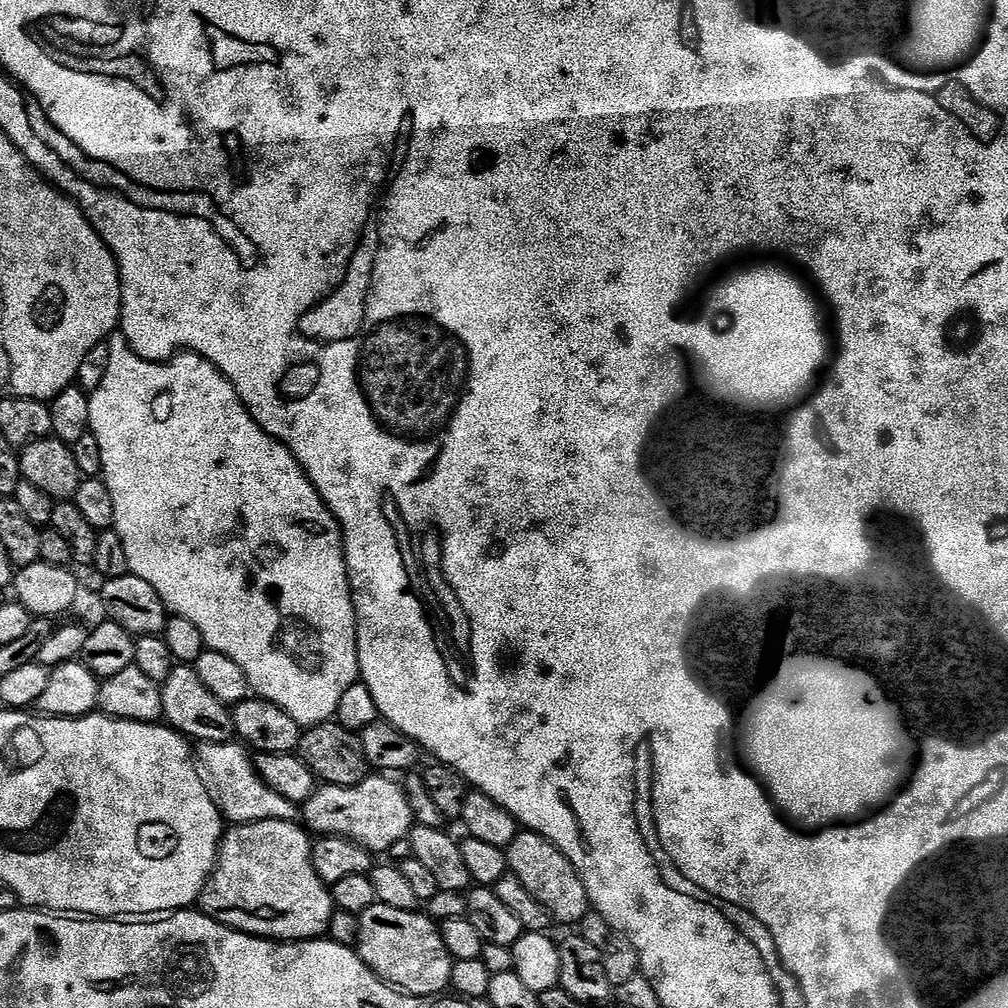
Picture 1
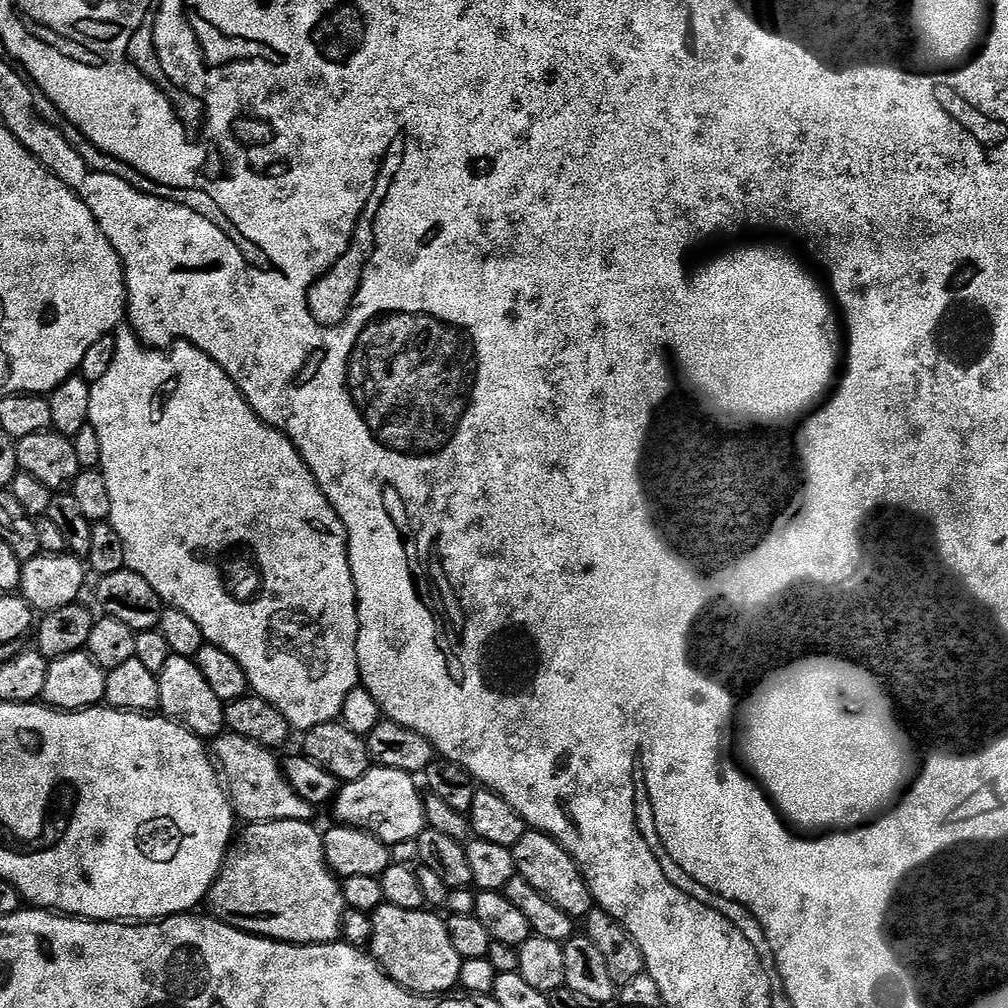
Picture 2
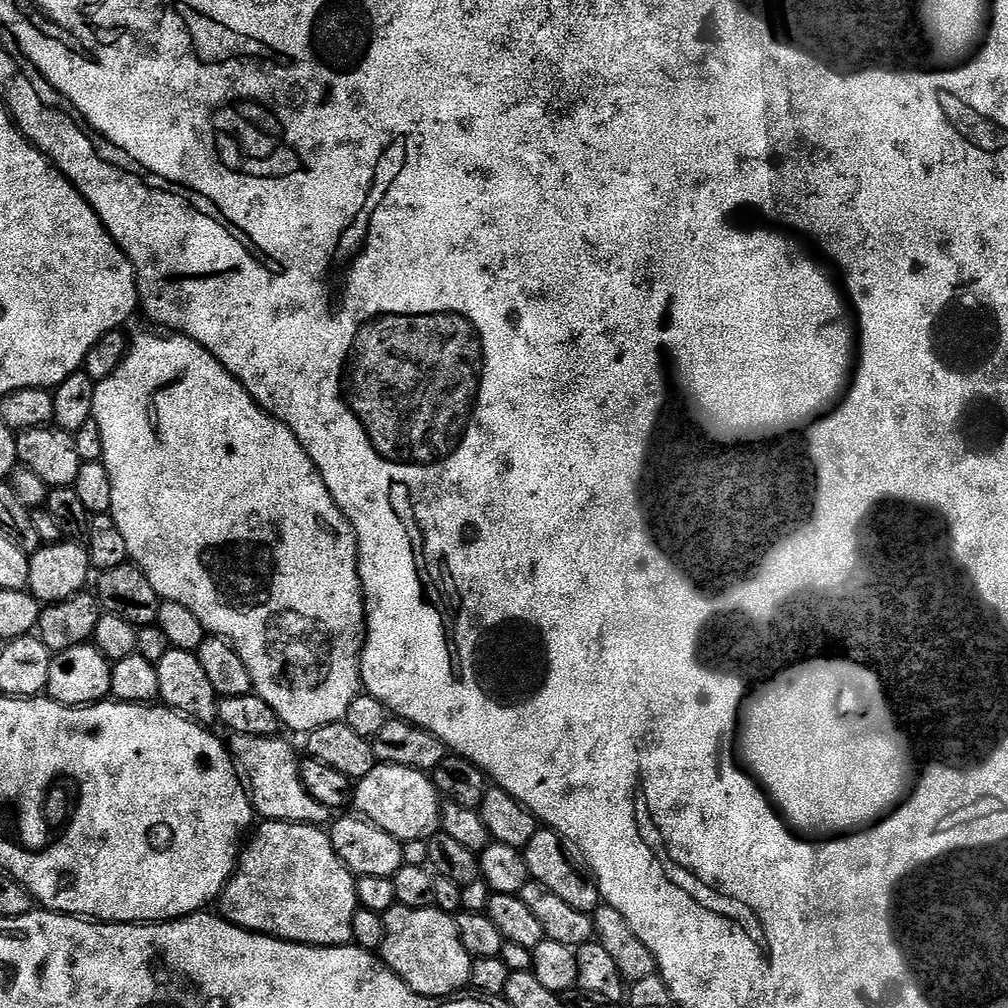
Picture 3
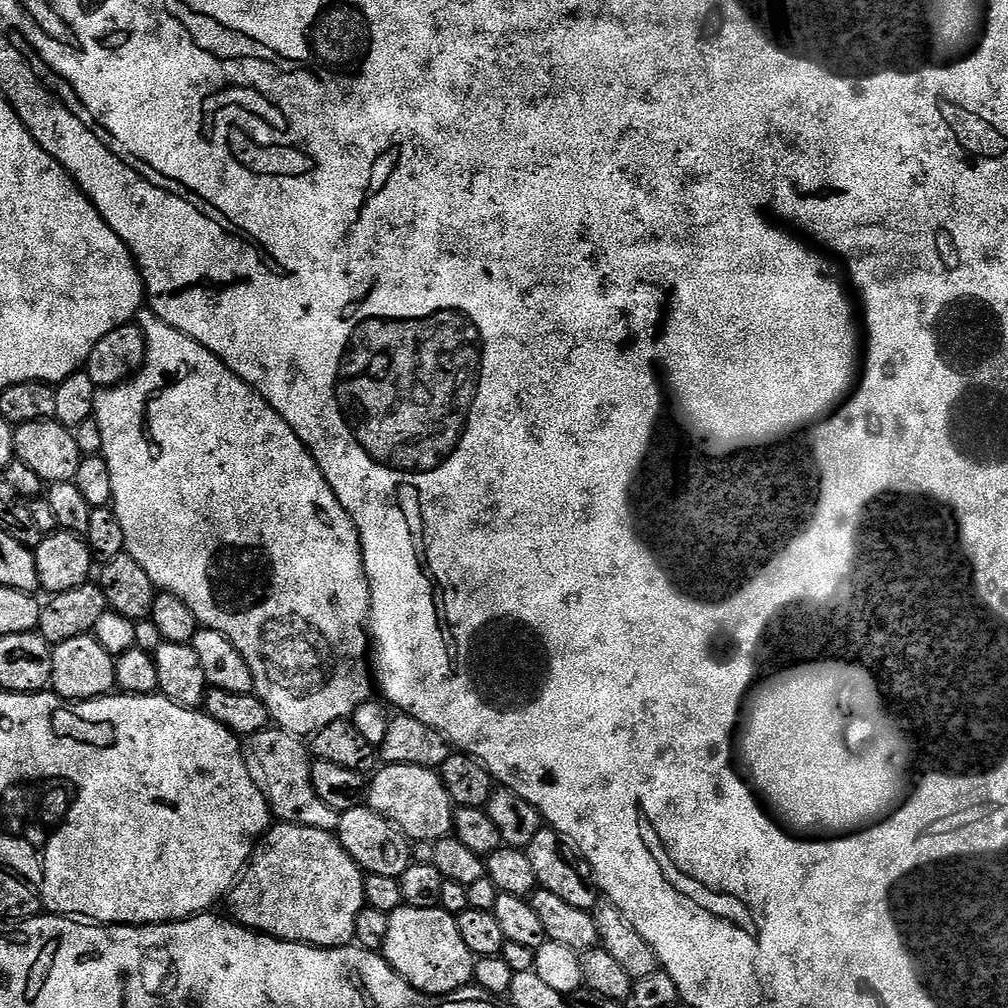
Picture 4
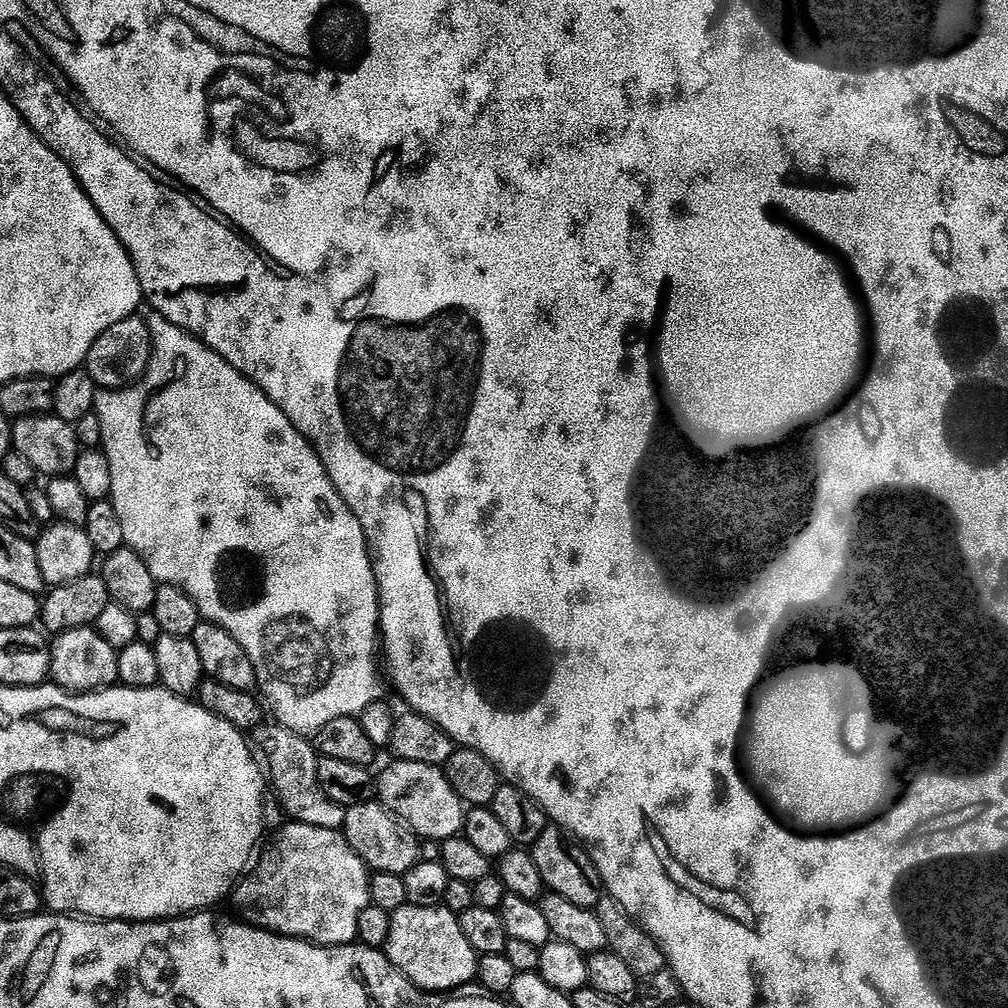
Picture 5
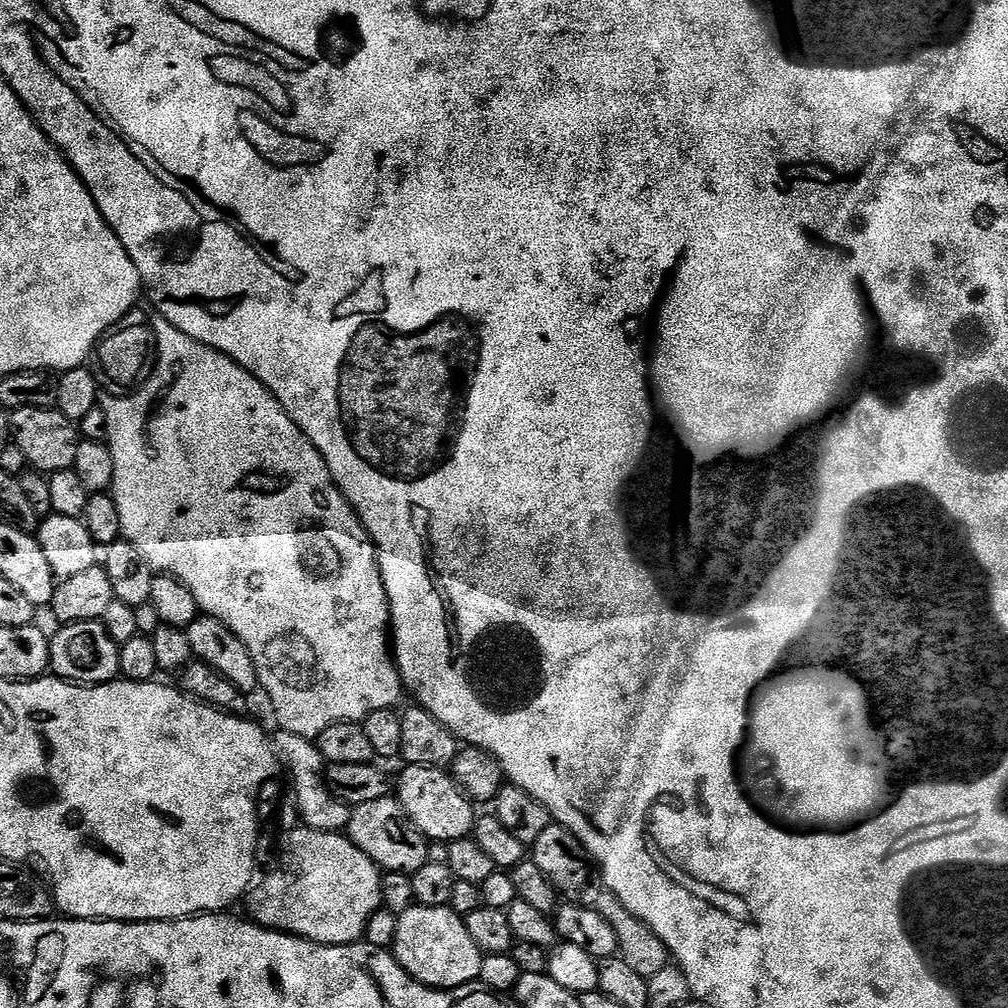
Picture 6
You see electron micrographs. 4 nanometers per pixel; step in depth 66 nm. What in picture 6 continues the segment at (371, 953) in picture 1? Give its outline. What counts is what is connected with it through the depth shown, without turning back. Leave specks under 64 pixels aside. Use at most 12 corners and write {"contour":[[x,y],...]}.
{"contour":[[414,906],[391,951],[427,988],[479,981],[485,953],[452,907]]}

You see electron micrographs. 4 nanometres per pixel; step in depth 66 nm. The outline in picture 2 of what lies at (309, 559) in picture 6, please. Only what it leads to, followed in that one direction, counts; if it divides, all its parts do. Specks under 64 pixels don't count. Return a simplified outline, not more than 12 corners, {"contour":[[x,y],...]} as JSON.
{"contour":[[205,352],[92,385],[128,569],[293,729],[361,683],[348,531]]}

